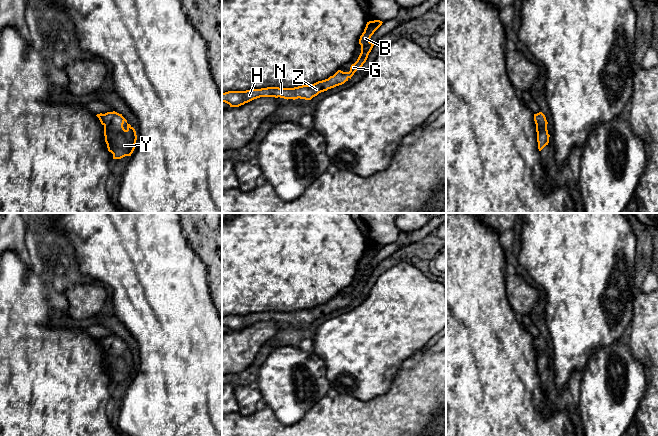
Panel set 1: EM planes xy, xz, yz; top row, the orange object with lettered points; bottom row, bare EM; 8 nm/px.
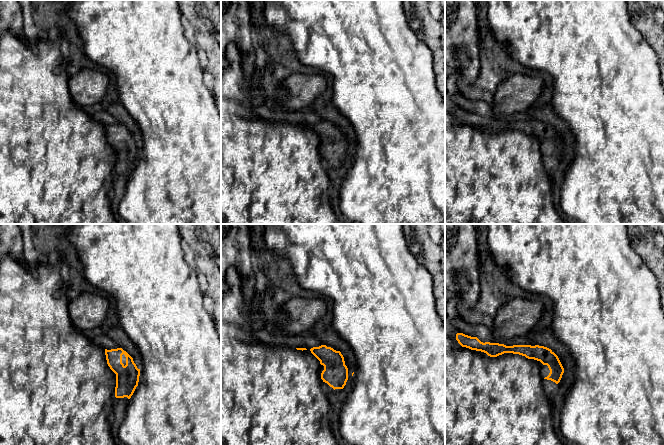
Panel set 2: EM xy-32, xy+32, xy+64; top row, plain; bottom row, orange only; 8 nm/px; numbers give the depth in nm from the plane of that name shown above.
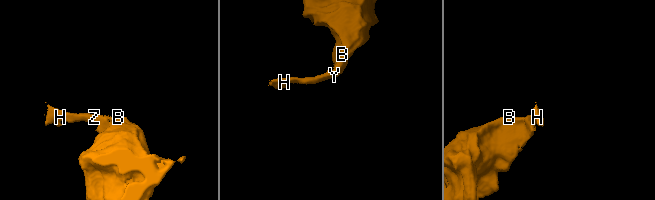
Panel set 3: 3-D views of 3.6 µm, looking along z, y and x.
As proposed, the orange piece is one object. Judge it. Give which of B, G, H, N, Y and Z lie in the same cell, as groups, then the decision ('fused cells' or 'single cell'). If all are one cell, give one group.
B G H N Y Z | single cell

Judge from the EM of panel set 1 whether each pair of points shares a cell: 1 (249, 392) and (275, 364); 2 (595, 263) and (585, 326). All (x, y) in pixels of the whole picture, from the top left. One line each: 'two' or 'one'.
1: two
2: one

